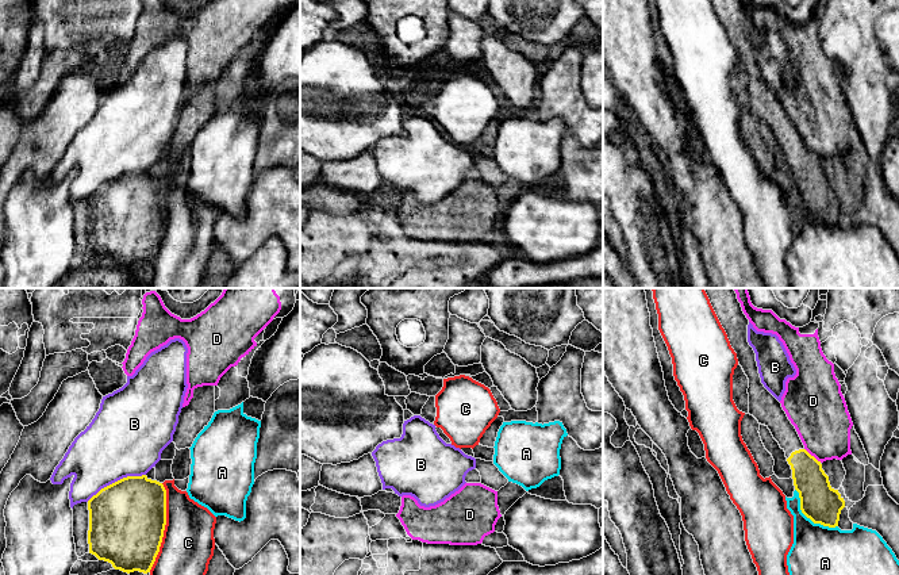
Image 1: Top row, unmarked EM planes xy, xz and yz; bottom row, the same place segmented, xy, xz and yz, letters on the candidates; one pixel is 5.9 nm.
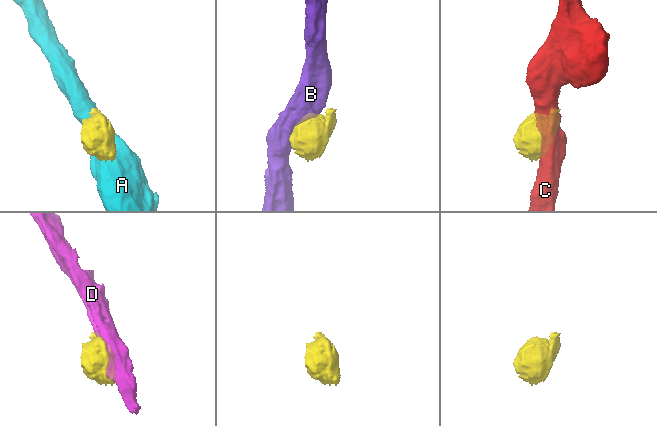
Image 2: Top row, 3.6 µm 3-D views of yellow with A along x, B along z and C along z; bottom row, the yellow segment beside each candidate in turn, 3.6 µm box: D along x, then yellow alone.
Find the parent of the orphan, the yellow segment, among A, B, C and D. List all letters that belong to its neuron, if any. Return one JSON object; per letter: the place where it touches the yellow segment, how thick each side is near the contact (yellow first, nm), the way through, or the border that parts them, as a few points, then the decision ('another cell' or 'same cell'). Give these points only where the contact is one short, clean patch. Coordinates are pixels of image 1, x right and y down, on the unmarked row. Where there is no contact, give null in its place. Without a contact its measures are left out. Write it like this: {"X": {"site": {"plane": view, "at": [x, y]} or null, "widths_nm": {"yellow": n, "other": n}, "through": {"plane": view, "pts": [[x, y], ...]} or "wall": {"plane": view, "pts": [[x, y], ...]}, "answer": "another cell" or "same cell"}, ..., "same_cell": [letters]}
{"A": {"site": {"plane": "yz", "at": [809, 214]}, "widths_nm": {"yellow": 220, "other": 360}, "answer": "another cell"}, "B": {"site": {"plane": "xy", "at": [115, 179]}, "widths_nm": {"yellow": 460, "other": 420}, "answer": "another cell"}, "C": {"site": {"plane": "xy", "at": [164, 225]}, "widths_nm": {"yellow": 460, "other": 320}, "answer": "another cell"}, "D": {"site": {"plane": "yz", "at": [813, 153]}, "widths_nm": {"yellow": 200, "other": 320}, "answer": "another cell"}, "same_cell": []}

